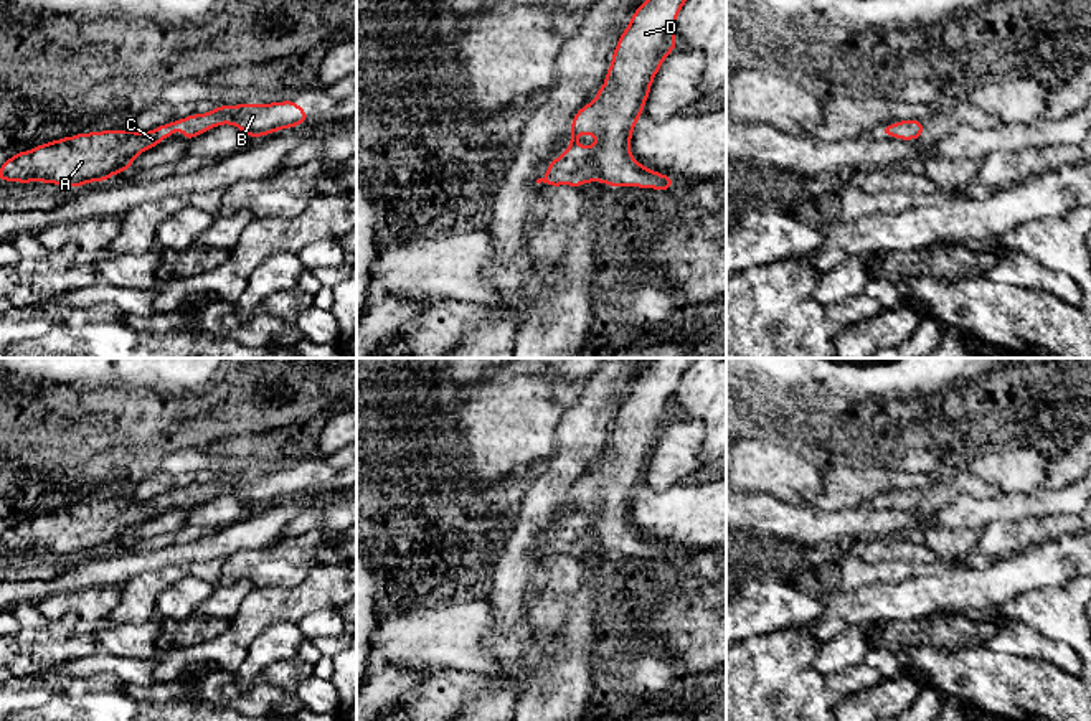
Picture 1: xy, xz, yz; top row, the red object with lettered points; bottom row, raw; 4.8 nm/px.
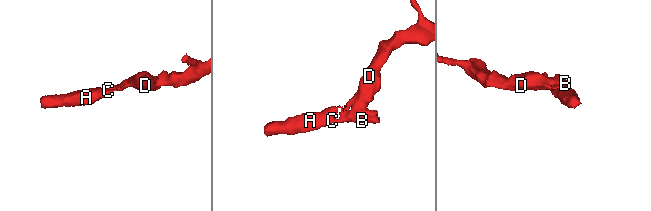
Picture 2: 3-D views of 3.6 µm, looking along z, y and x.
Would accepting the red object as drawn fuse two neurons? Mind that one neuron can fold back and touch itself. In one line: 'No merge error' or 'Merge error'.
No merge error

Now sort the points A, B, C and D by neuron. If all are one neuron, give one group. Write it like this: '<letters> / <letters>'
A B C D

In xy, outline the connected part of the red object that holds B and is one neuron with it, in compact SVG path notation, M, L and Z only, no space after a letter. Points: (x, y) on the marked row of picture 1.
M292 99L271 104L216 106L208 114L191 114L158 125L150 132L101 130L84 132L18 152L0 167L3 181L43 181L76 188L106 181L132 167L134 158L170 139L178 129L190 140L216 125L231 124L251 139L305 124L309 114Z

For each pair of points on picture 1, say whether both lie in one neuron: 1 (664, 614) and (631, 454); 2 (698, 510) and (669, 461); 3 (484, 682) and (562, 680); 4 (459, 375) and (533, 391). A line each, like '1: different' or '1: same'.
1: different
2: different
3: different
4: different

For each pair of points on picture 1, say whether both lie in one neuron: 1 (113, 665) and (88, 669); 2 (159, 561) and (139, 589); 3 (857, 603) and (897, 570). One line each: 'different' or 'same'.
1: same
2: different
3: different

